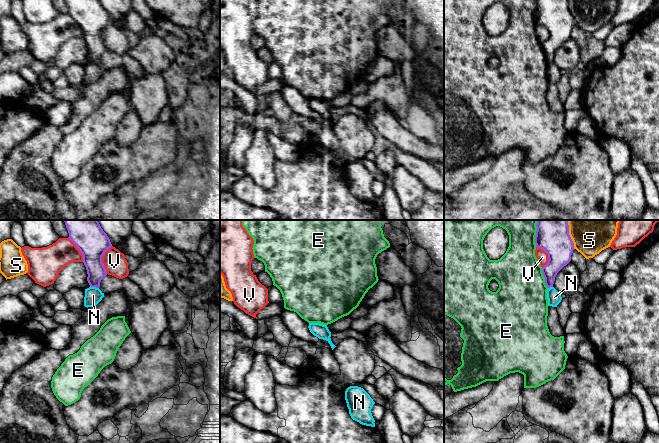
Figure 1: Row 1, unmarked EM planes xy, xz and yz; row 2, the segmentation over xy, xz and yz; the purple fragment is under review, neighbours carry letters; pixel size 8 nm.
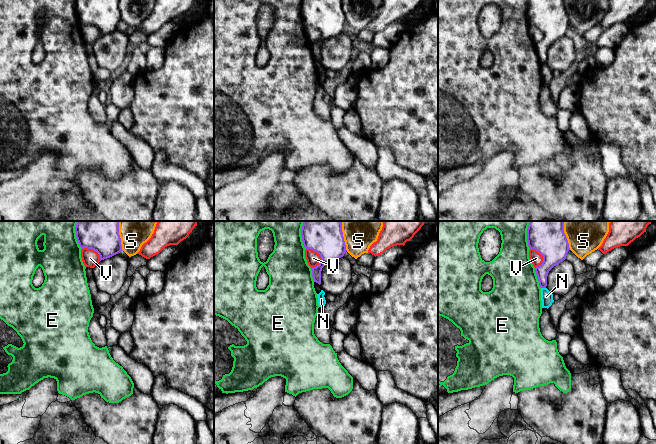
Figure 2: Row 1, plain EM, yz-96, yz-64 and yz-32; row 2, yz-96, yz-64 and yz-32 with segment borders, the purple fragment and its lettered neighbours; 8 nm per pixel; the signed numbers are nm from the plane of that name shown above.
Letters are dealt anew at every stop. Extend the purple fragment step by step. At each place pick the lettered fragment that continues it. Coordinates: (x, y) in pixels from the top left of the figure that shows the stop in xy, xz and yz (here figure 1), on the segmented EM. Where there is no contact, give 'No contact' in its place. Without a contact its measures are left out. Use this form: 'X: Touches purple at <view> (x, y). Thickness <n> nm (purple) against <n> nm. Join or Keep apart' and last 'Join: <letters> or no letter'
E: Touches purple at yz (544, 277). Thickness 200 nm (purple) against 400 nm. Keep apart
N: Touches purple at xy (94, 286). Thickness 160 nm (purple) against 140 nm. Keep apart
S: Touches purple at yz (568, 234). Thickness 260 nm (purple) against 400 nm. Keep apart
V: Touches purple at xy (101, 259). Thickness 260 nm (purple) against 180 nm. Keep apart
Join: no letter

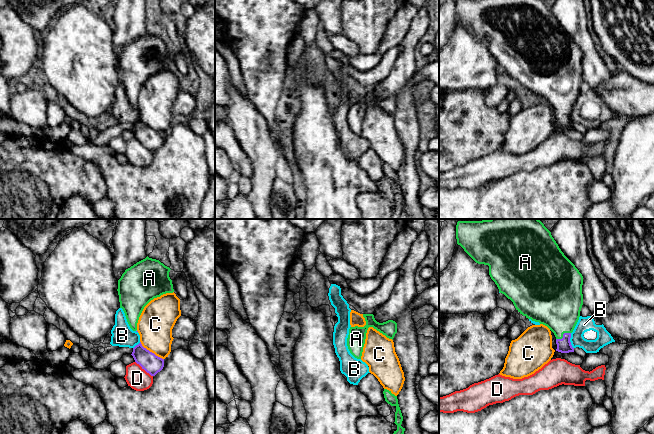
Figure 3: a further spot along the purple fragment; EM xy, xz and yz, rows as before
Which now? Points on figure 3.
A: Touches purple at yz (563, 335). Thickness 110 nm (purple) against 380 nm. Join
B: Touches purple at yz (569, 341). Thickness 110 nm (purple) against 120 nm. Keep apart
C: Touches purple at xy (151, 352). Thickness 160 nm (purple) against 280 nm. Keep apart
D: Touches purple at xy (144, 369). Thickness 160 nm (purple) against 180 nm. Keep apart
Join: A

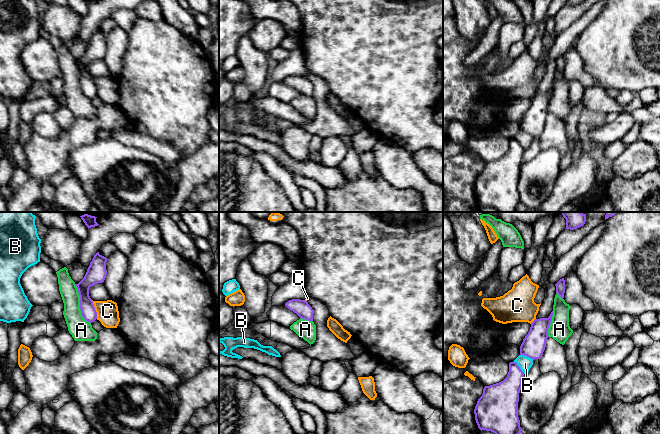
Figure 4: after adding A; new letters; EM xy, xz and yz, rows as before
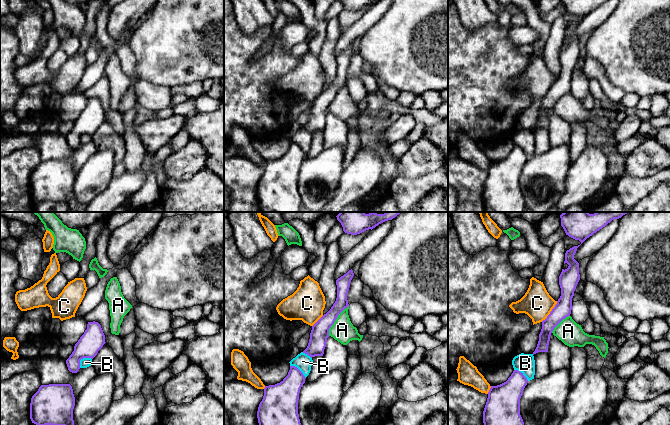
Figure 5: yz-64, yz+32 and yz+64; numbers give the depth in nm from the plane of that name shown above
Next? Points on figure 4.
A: Touches purple at xy (80, 304). Thickness 130 nm (purple) against 170 nm. Keep apart
B: Touches purple at yz (519, 367). Thickness 220 nm (purple) against 110 nm. Keep apart
C: Touches purple at xy (94, 309). Thickness 120 nm (purple) against 180 nm. Keep apart
Join: no letter

